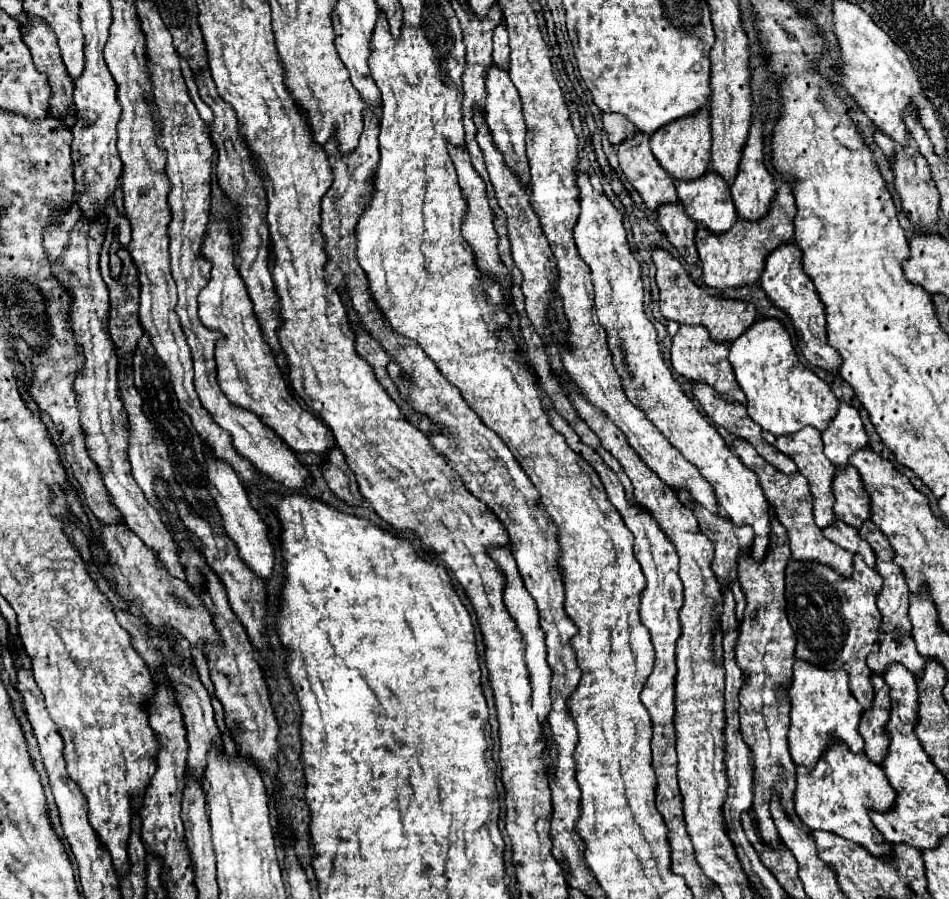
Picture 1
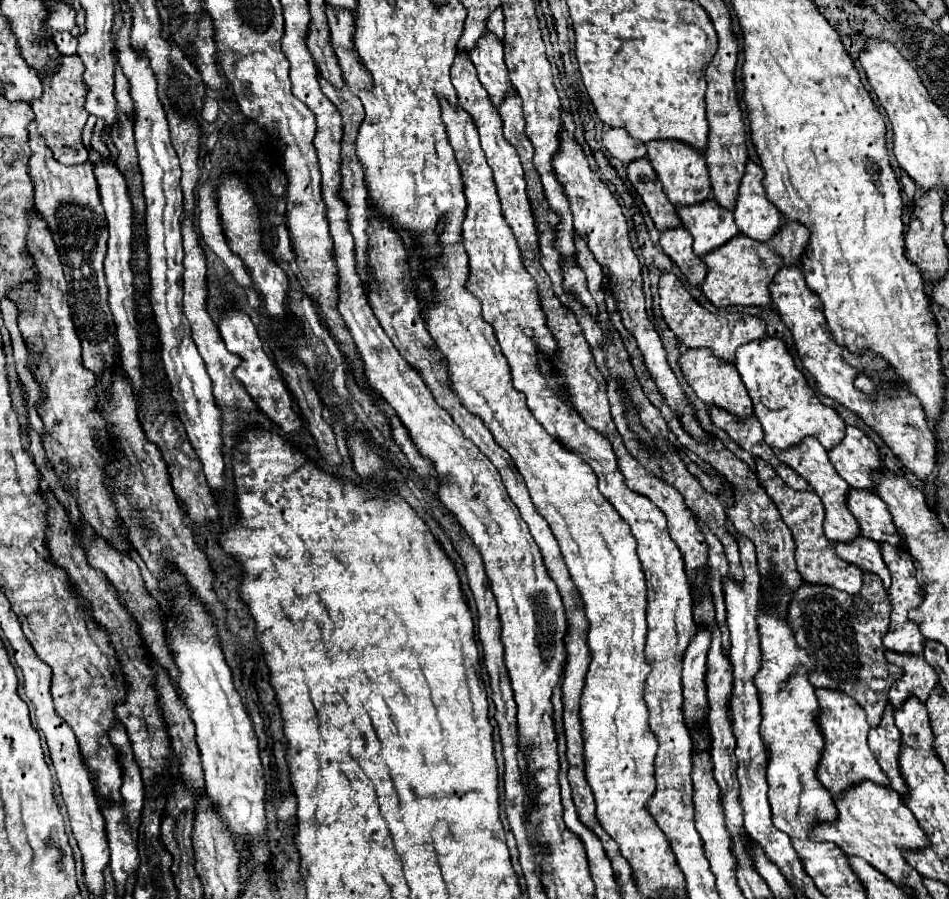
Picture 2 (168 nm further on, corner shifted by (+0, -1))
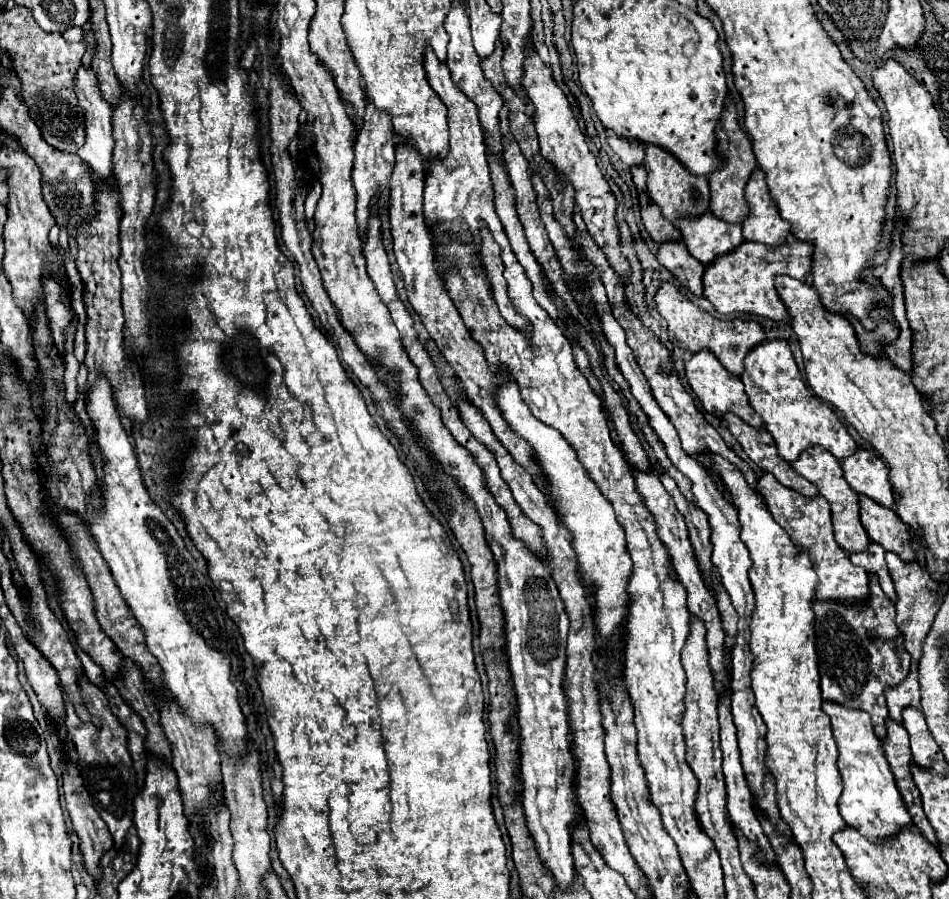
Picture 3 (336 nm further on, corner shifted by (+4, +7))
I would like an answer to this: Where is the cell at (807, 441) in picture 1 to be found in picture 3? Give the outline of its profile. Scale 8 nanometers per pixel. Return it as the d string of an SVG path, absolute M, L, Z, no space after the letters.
M813 446L813 448L805 450L799 456L799 460L795 460L791 466L803 478L807 478L809 482L813 482L817 486L819 494L831 504L831 510L833 510L833 528L835 528L835 540L837 540L837 544L843 550L847 550L849 554L851 552L867 550L867 546L869 546L869 534L865 532L865 528L863 528L863 524L859 520L859 494L855 490L851 490L851 486L845 482L843 470L841 470L841 464L837 462L837 458L833 458L833 454L829 454L827 450Z

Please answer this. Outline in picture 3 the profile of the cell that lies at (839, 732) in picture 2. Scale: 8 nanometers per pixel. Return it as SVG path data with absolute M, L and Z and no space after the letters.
M823 702L823 710L831 718L833 736L839 748L837 766L843 776L843 794L839 798L839 812L843 820L851 828L861 832L865 838L871 838L873 842L885 840L901 832L903 828L911 826L913 820L905 810L905 802L897 790L893 772L885 760L881 740L873 732L871 716L863 710L851 710L835 702Z

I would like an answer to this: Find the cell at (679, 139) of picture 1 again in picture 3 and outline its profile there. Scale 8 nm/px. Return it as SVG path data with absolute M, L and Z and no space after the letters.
M647 146L645 170L647 170L647 194L661 208L665 220L693 220L709 210L709 182L705 176L693 176L687 168L659 146Z

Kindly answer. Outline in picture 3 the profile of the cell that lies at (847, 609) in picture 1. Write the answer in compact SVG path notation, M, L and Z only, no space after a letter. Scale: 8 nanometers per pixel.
M875 576L869 582L871 596L863 606L841 606L837 602L813 602L815 610L815 632L817 632L817 656L819 656L819 672L821 672L821 690L823 698L829 702L837 702L845 708L865 710L875 726L875 734L885 740L887 734L887 704L883 690L885 686L897 686L909 674L911 656L903 646L903 634L895 626L895 604L883 594Z

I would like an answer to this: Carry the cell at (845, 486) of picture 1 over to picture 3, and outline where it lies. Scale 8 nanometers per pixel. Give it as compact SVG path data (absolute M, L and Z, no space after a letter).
M861 496L861 522L873 542L881 544L887 552L895 552L903 562L917 562L911 546L911 532L895 510Z

